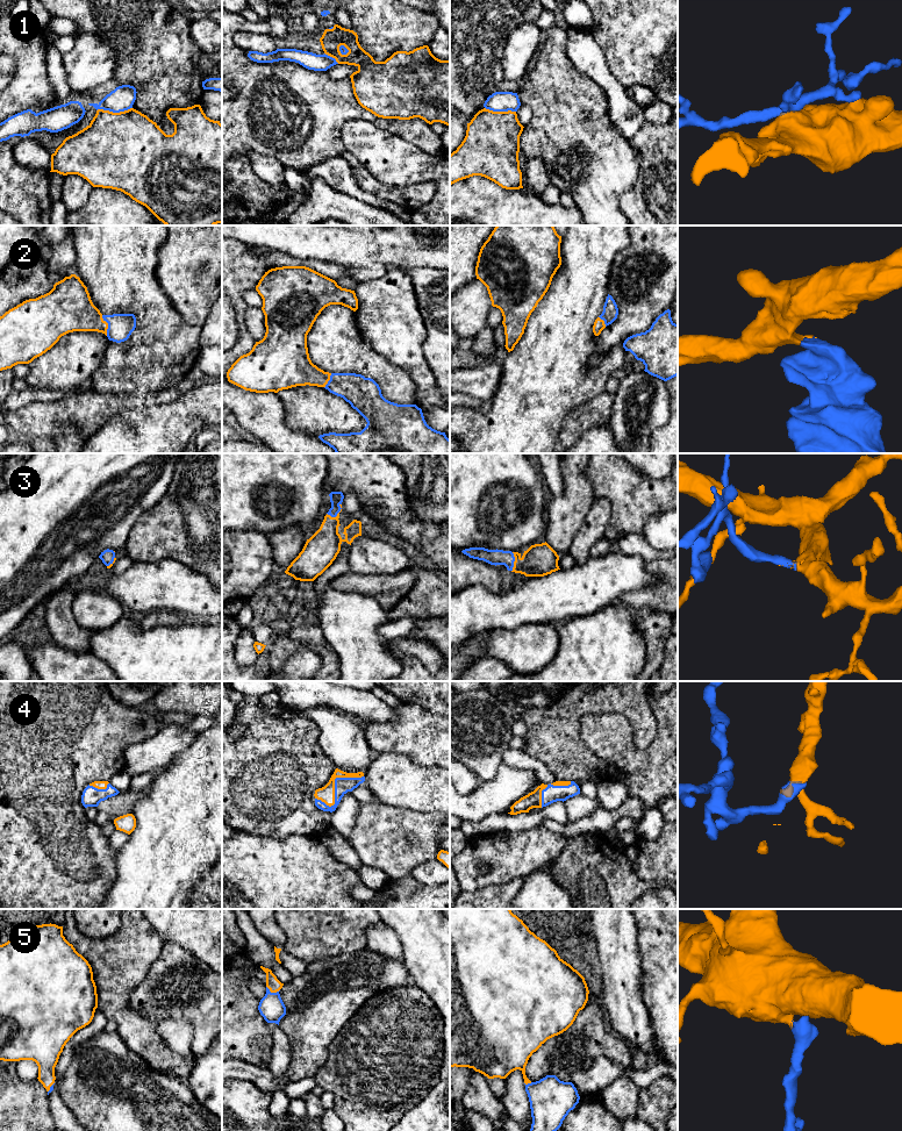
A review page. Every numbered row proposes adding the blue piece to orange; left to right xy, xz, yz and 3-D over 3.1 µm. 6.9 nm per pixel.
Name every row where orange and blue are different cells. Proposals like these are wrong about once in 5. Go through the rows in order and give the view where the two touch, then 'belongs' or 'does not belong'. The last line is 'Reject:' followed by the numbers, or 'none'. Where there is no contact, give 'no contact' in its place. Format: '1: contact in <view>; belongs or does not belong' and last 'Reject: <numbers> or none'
1: contact in xy; does not belong
2: contact in xy; belongs
3: contact in xz; belongs
4: contact in xz; belongs
5: contact in xz; belongs
Reject: 1

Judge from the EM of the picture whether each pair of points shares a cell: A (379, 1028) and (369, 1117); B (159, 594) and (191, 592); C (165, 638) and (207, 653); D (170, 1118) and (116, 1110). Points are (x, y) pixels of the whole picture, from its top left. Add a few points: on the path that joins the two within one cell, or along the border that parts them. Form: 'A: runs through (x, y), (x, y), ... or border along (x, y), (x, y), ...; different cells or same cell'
A: runs through (379, 1050), (379, 1067), (371, 1095); same cell
B: runs through (167, 592), (183, 592); same cell
C: runs through (176, 649), (180, 653), (197, 653); same cell
D: runs through (157, 1118), (143, 1118), (136, 1111), (129, 1110); same cell

